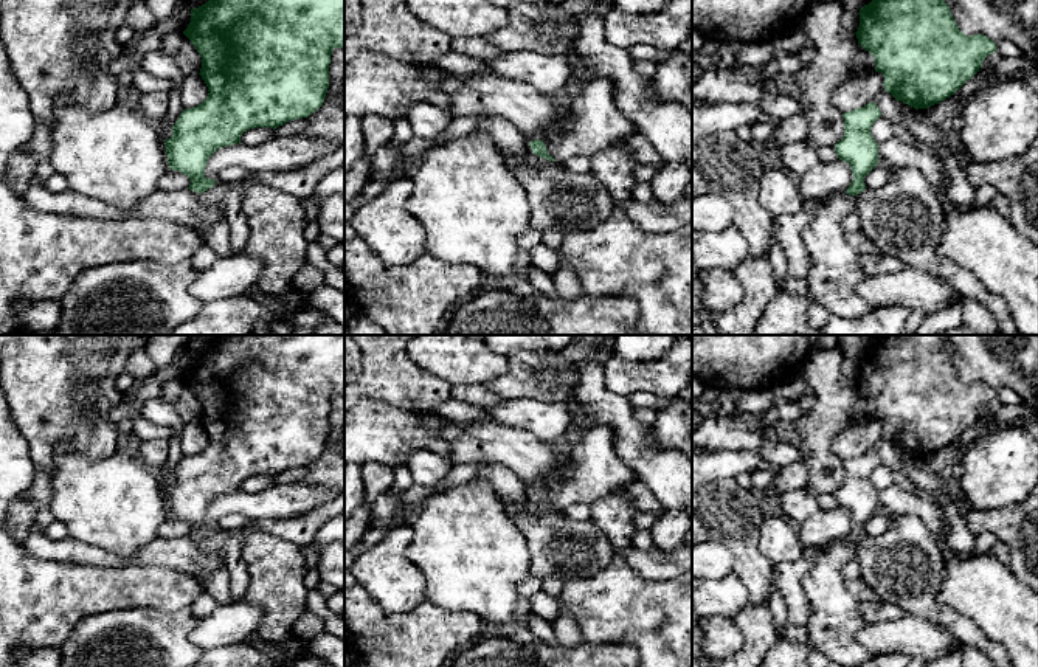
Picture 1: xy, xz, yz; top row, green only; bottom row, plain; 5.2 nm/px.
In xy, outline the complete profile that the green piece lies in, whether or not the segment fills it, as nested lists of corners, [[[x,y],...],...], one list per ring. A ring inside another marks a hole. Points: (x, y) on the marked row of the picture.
[[[208,0],[191,9],[183,34],[202,57],[199,74],[209,93],[202,104],[180,113],[164,149],[169,169],[188,175],[188,189],[202,194],[216,185],[216,180],[205,177],[205,168],[217,149],[240,143],[248,129],[276,129],[287,121],[307,118],[323,105],[332,50],[344,47],[344,0]]]

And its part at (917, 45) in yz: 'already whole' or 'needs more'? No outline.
already whole

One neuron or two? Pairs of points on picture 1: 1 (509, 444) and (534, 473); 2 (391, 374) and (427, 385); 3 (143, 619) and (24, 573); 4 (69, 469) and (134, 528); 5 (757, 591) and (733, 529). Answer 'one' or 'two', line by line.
1: one
2: one
3: two
4: one
5: one

